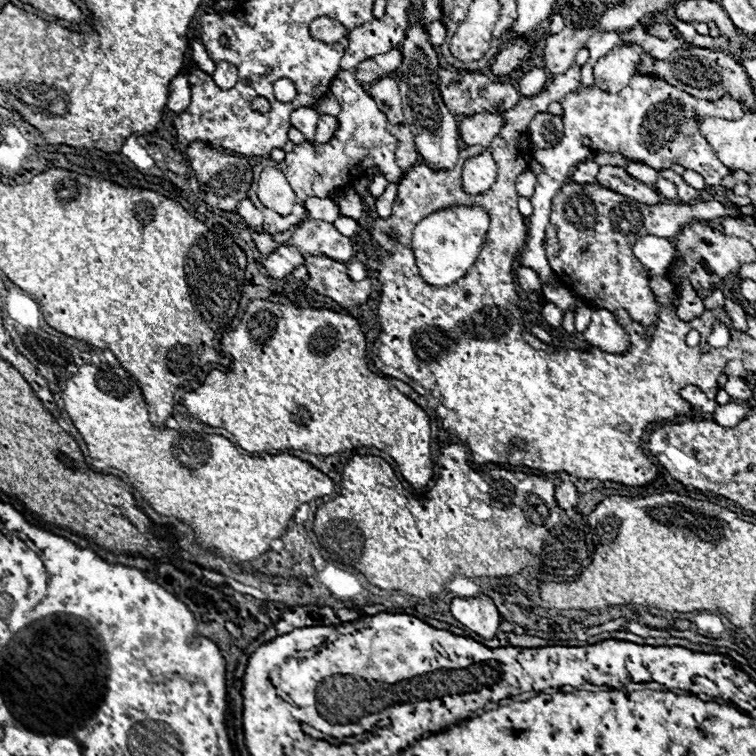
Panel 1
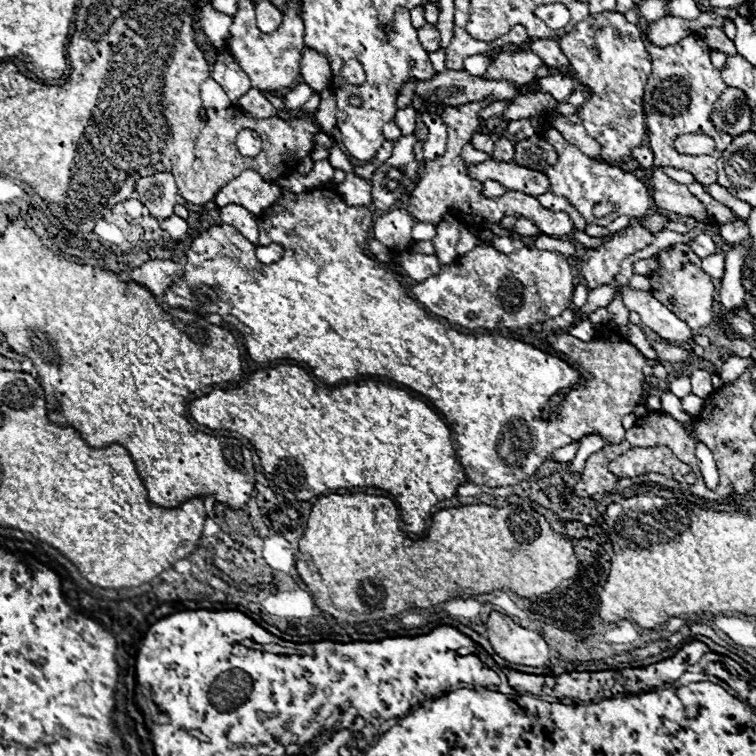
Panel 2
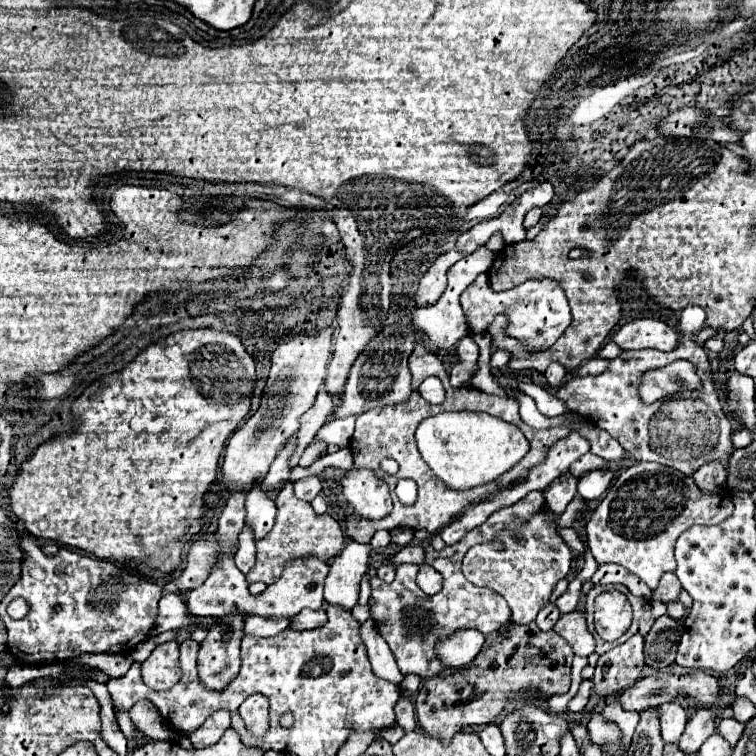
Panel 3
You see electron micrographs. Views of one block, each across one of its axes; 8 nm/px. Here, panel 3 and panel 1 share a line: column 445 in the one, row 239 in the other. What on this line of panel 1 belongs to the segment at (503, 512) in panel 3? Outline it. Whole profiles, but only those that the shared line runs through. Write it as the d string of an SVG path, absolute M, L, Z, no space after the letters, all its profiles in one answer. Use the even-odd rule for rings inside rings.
M568 182L558 190L558 194L552 198L550 210L552 210L550 212L550 222L546 226L546 258L548 258L550 268L556 272L556 276L568 288L572 288L570 292L574 292L576 298L584 300L586 304L590 304L594 308L606 308L610 312L614 312L618 308L624 308L634 322L644 324L648 338L652 338L654 332L656 332L656 324L658 324L662 304L652 294L650 274L642 266L642 262L636 260L636 256L632 252L632 246L642 236L648 236L648 234L670 240L686 224L690 224L694 220L716 220L716 218L726 218L726 216L732 216L732 218L740 216L738 206L728 206L728 204L722 204L718 200L696 202L696 204L688 204L688 206L680 206L680 204L650 206L650 204L642 204L642 202L636 202L632 198L620 196L616 192L610 192L608 188L602 188L600 184L574 184L574 182Z

